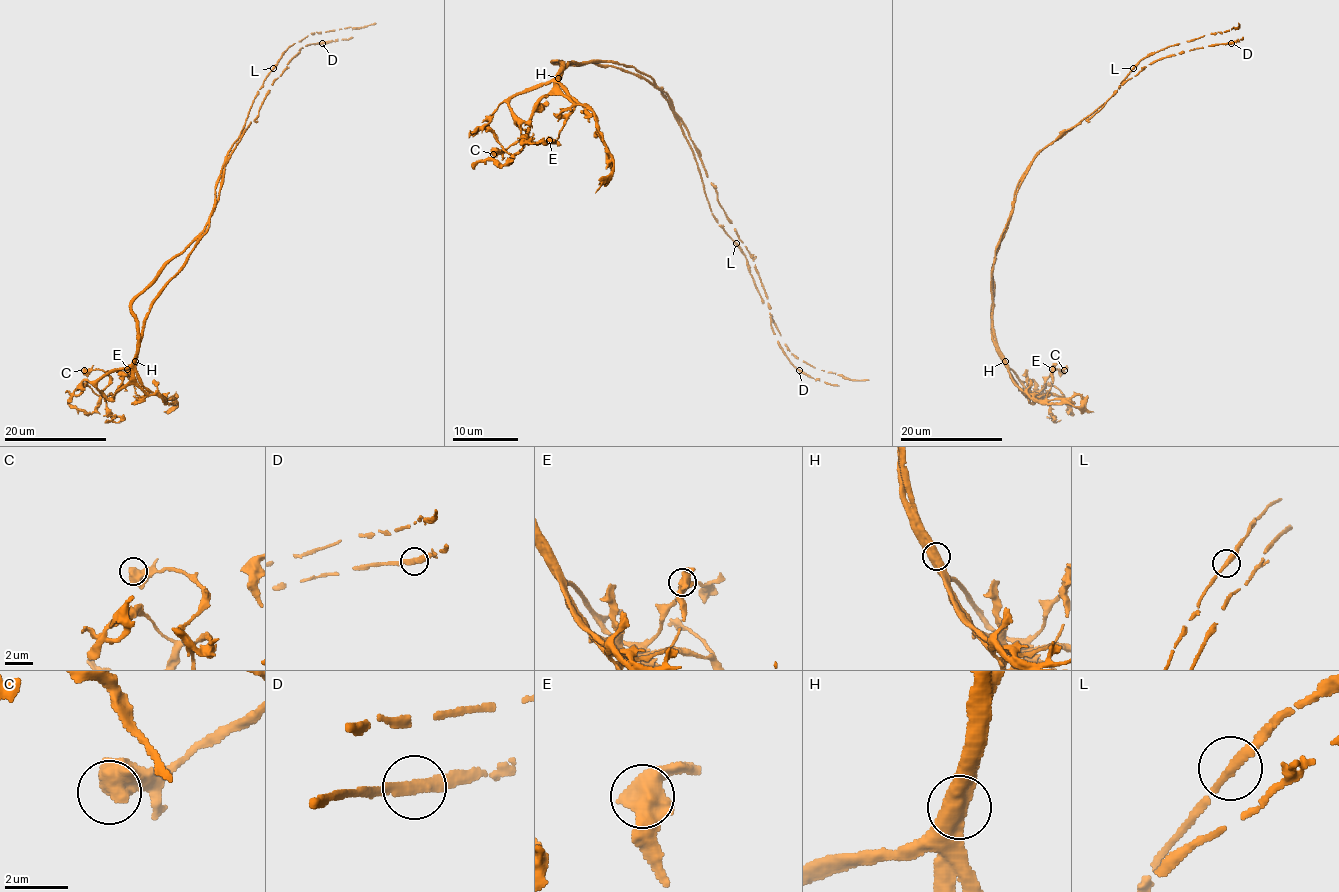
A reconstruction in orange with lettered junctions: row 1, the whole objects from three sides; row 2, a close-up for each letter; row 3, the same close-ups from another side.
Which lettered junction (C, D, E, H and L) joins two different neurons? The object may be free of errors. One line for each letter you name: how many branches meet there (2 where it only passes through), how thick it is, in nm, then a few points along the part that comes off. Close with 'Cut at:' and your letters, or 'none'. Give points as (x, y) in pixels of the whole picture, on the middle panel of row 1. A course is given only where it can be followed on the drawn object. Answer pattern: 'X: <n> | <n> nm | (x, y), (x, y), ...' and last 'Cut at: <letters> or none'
H: 2 | 650 nm | (558, 79), (572, 62), (611, 62), (652, 80), (695, 154), (711, 215), (744, 255), (792, 353), (869, 379)
Cut at: H

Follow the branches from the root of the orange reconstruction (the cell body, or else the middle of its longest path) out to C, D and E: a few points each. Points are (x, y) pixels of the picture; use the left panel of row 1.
C: (219, 178), (208, 227), (153, 304), (138, 356), (108, 371), (97, 384), (102, 390), (109, 378), (84, 370)
D: (219, 178), (223, 162), (250, 122), (256, 119), (265, 93), (287, 64), (305, 46), (321, 43)
E: (219, 178), (203, 237), (145, 320), (135, 363), (145, 395), (135, 392), (127, 369)

